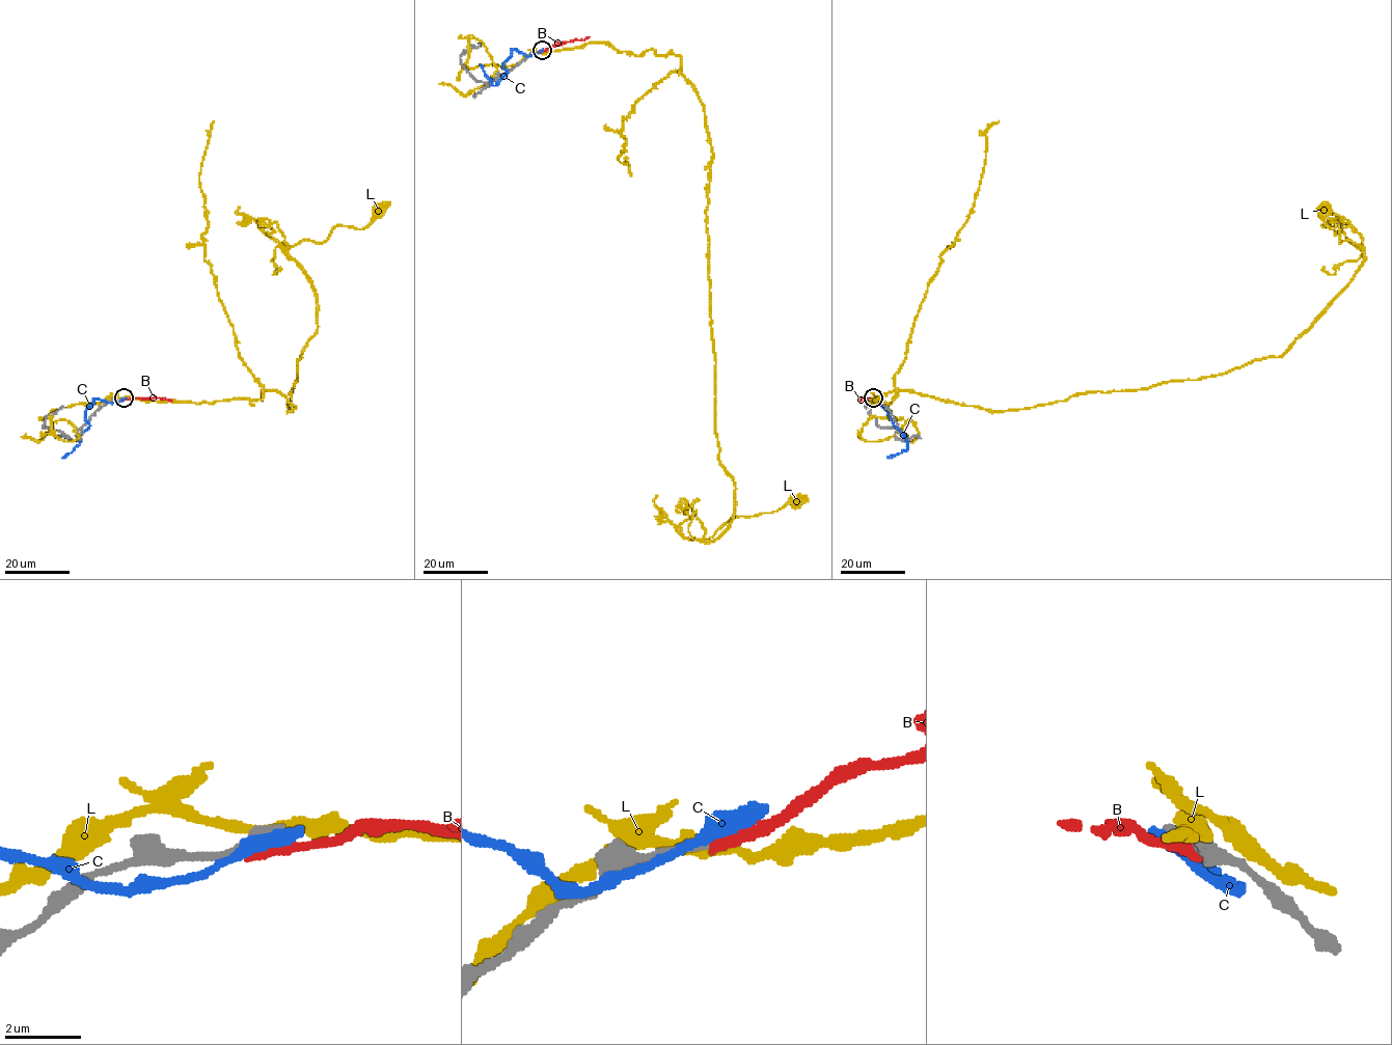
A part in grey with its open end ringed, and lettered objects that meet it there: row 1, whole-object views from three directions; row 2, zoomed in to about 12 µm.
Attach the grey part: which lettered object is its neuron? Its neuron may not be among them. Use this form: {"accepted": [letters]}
{"accepted": []}

